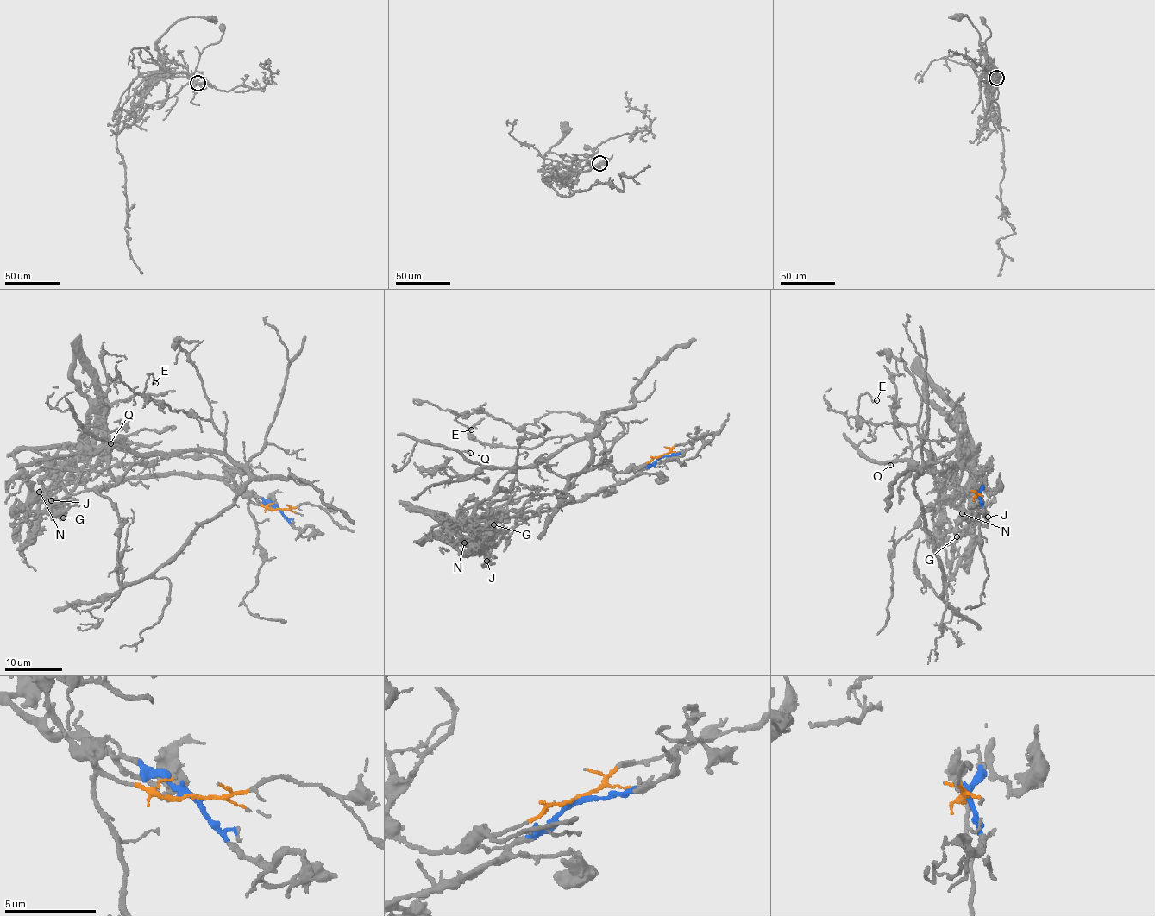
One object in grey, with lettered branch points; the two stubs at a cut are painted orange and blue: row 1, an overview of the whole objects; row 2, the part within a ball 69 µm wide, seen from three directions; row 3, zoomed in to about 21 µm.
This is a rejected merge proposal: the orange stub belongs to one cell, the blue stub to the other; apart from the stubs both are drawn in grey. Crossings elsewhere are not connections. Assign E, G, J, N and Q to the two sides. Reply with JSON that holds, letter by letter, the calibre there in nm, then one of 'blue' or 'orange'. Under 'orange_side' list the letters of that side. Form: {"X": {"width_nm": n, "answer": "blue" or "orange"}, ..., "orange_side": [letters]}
{"E": {"width_nm": 110, "answer": "orange"}, "G": {"width_nm": 180, "answer": "blue"}, "J": {"width_nm": 200, "answer": "blue"}, "N": {"width_nm": 140, "answer": "blue"}, "Q": {"width_nm": 110, "answer": "orange"}, "orange_side": ["E", "Q"]}

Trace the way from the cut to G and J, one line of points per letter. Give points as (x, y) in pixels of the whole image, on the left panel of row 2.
G: (278, 509), (210, 477), (114, 478), (106, 448), (98, 447), (65, 473), (63, 517)
J: (278, 509), (210, 477), (114, 478), (104, 447), (83, 457), (65, 473), (47, 495), (50, 508), (51, 500)

